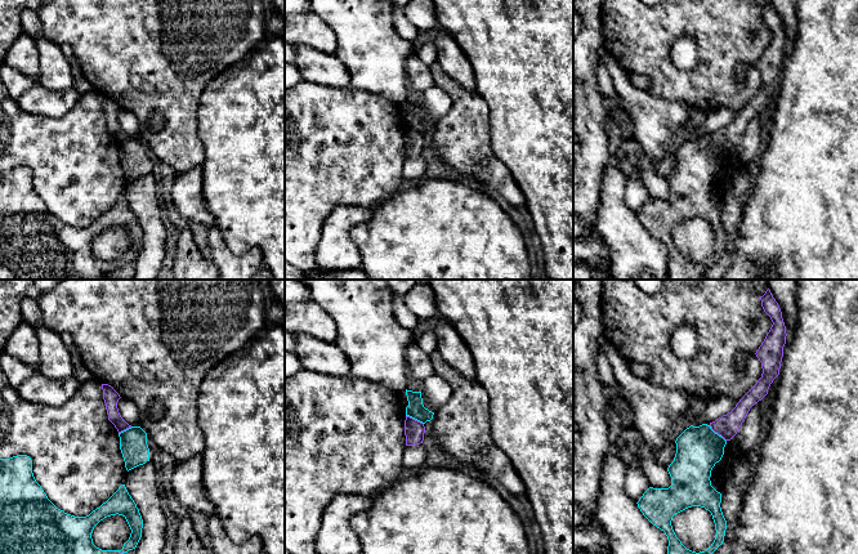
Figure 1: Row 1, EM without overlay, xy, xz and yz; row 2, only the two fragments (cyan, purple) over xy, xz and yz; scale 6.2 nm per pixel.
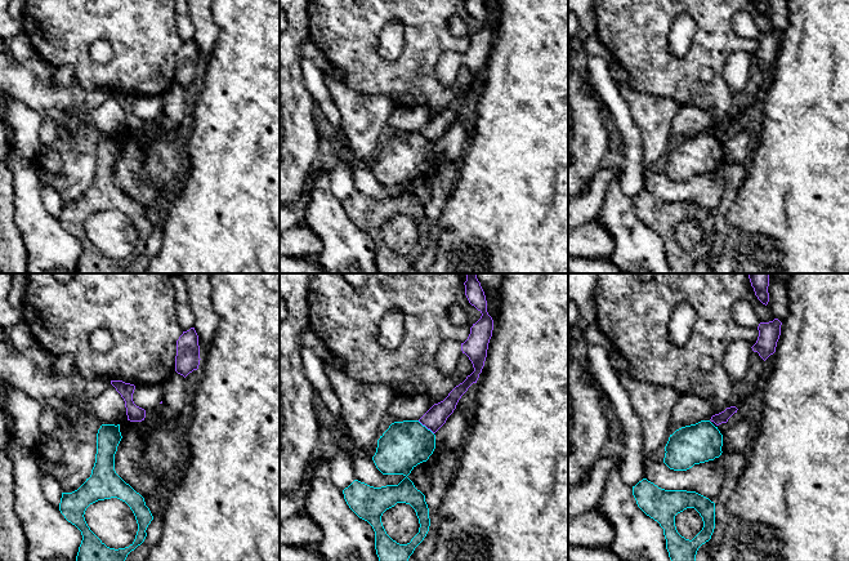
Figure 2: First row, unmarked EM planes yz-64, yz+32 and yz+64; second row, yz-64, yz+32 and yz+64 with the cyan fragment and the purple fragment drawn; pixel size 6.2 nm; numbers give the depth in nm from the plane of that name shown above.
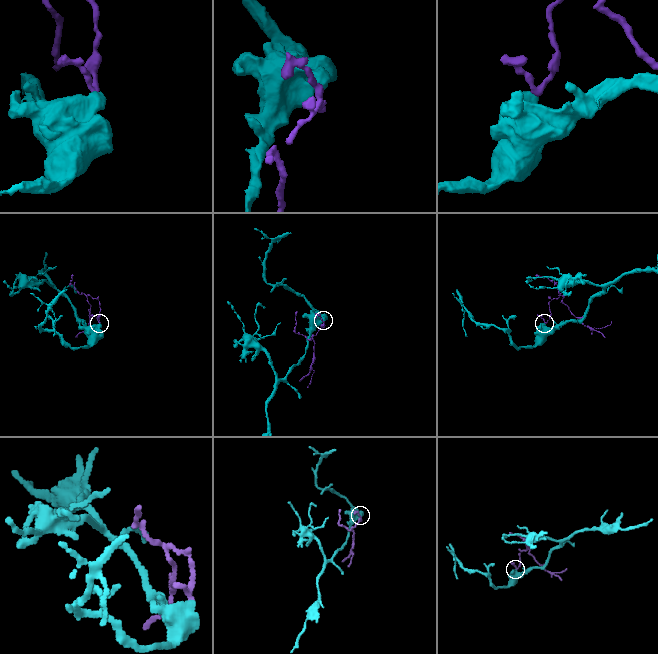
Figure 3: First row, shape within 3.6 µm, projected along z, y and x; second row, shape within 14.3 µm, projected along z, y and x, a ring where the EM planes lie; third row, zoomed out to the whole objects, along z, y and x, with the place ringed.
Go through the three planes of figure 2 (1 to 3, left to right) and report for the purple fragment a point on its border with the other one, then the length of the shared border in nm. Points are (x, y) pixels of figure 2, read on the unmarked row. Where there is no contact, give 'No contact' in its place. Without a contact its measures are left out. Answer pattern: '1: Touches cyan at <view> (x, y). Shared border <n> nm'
1: No contact
2: Touches cyan at yz+32 (424, 137). Shared border 130 nm
3: No contact

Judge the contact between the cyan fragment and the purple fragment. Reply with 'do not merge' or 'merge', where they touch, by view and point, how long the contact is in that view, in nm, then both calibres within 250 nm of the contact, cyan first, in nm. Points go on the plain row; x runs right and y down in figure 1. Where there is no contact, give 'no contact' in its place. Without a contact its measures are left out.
do not merge; contact yz (716, 144); length 150 nm; calibres 280 and 140 nm

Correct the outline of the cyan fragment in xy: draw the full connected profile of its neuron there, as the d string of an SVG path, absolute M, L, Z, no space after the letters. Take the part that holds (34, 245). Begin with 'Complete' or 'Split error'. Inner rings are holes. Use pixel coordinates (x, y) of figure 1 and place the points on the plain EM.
Complete. M27 166L0 170L0 280L108 280L116 268L137 259L142 249L143 231L125 196L99 219L86 228L75 228L58 220L46 207L32 184L32 171ZM122 227L130 241L130 249L121 262L102 262L93 255L94 238L107 228Z

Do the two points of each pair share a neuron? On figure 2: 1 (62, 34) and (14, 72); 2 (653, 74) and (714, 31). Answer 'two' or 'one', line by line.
1: two
2: one

